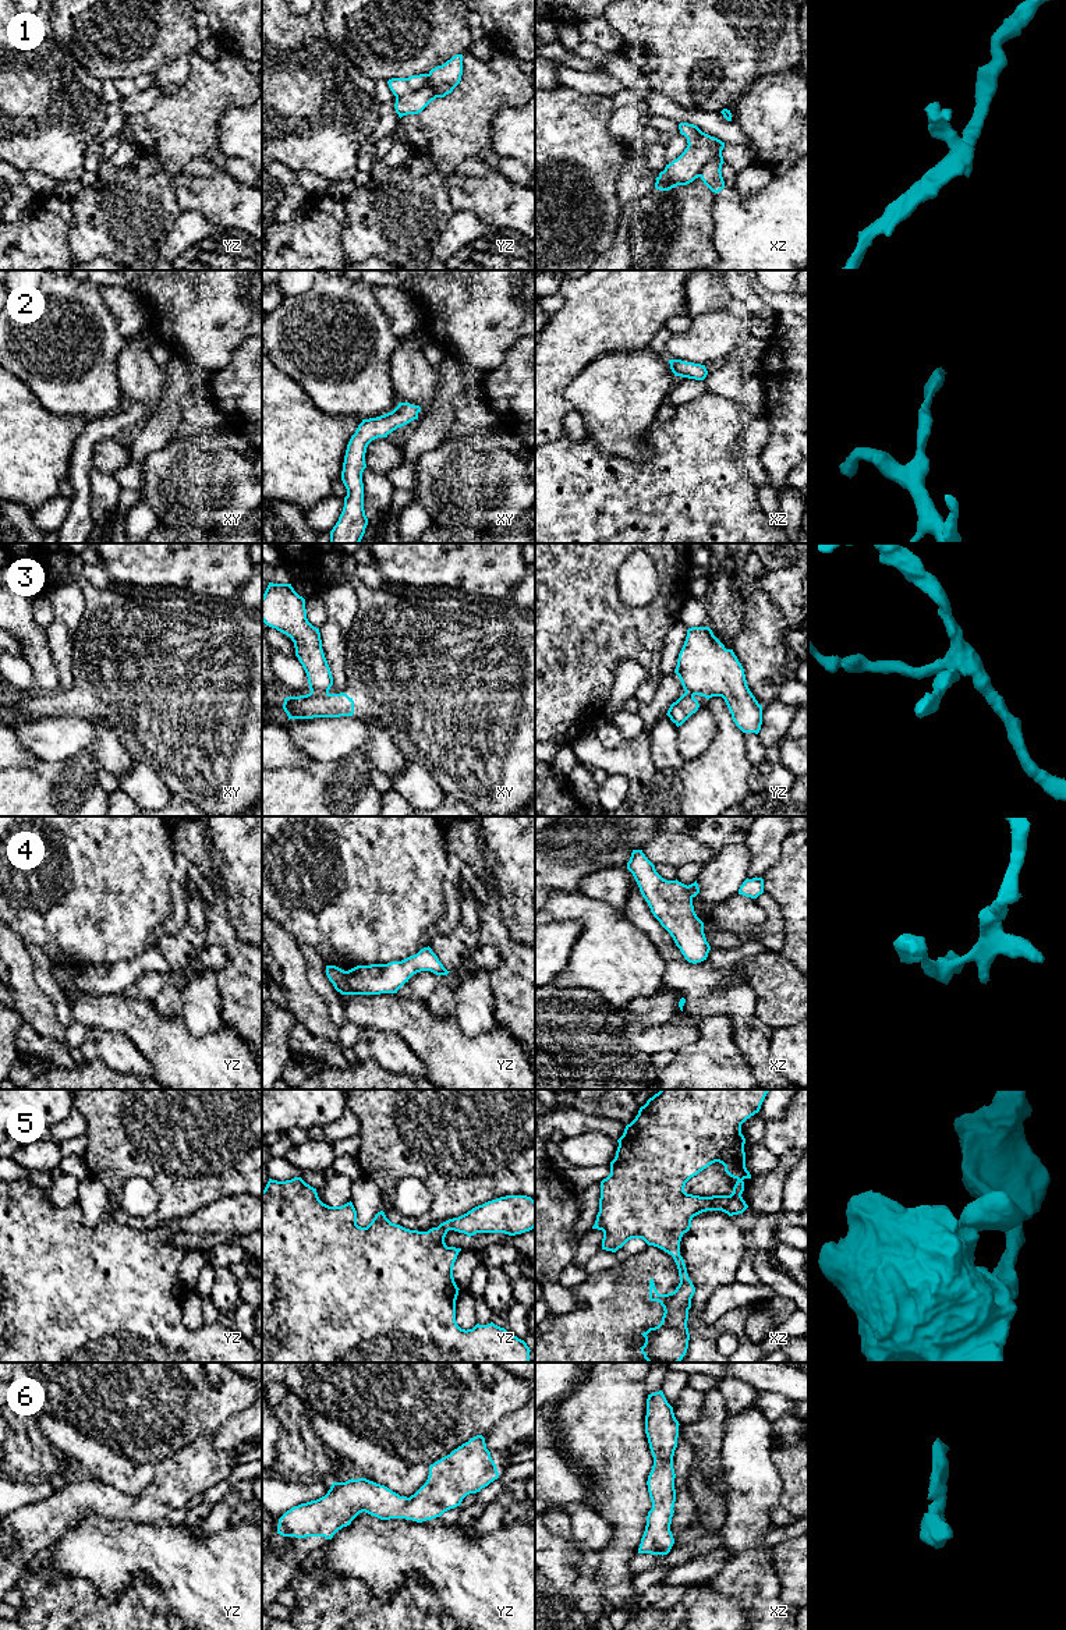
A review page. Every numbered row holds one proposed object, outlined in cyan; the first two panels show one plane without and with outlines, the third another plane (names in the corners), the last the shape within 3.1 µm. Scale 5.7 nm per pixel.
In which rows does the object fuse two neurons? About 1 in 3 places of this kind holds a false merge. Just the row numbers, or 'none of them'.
1, 3, 4

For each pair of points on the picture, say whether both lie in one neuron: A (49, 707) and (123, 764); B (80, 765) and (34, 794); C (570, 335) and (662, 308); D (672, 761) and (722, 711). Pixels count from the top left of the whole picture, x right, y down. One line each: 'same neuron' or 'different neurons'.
A: different neurons
B: same neuron
C: same neuron
D: different neurons

